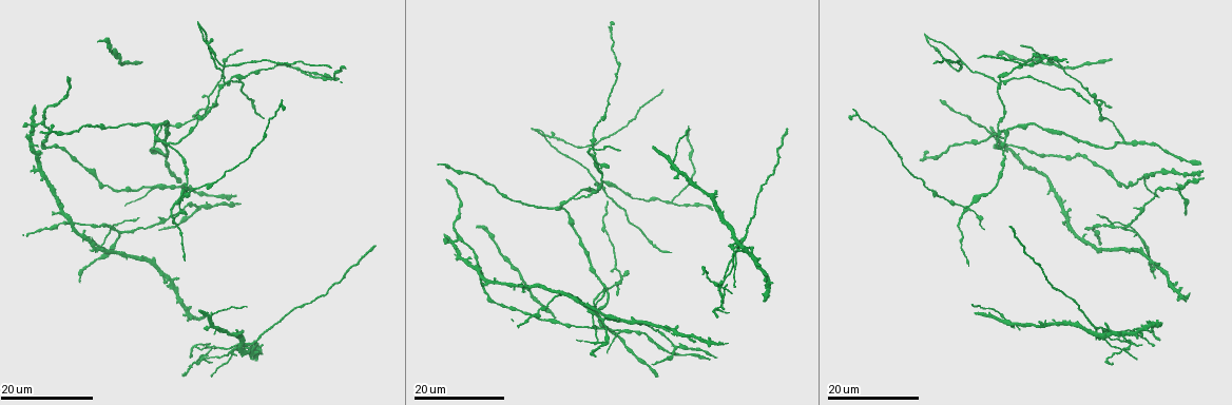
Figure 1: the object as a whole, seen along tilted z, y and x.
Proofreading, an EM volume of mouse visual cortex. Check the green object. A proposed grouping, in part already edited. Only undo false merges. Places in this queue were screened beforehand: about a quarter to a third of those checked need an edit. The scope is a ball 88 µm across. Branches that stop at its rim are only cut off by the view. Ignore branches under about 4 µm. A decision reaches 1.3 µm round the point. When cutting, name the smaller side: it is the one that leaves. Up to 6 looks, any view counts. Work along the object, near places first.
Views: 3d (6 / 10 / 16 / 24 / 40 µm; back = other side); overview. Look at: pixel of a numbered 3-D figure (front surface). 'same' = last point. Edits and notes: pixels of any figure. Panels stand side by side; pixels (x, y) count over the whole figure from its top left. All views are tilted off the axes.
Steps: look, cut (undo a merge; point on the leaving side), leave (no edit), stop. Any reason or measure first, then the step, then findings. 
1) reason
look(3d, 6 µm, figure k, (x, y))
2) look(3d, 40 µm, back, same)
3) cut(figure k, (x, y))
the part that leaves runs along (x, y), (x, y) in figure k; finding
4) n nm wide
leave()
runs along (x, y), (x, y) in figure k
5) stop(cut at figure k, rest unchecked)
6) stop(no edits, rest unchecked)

looks like a crossing
look(3d, 16 µm, figure 1, (966, 207))

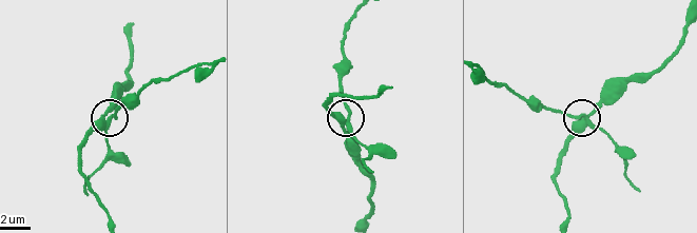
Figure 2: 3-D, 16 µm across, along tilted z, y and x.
zoom in
look(3d, 10 µm, figure 2, (103, 118))

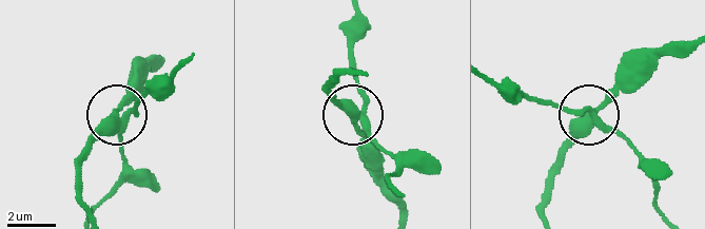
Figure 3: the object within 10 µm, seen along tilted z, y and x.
side arm 16 µm; 4 arms
cut(figure 3, (357, 87))
two neurons meet here

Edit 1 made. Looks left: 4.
redraw
look(overview)

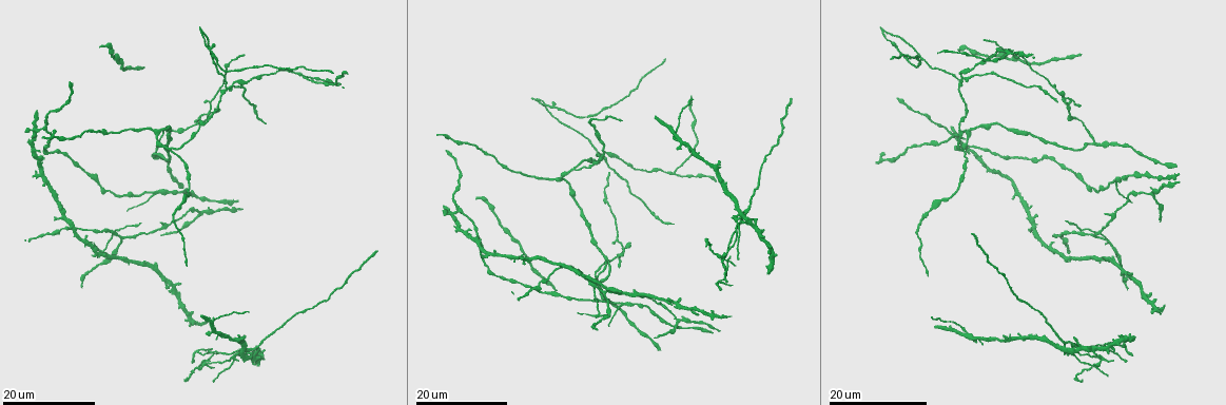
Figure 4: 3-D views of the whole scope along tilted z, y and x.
three arms meet
look(3d, 24 µm, figure 4, (575, 167))

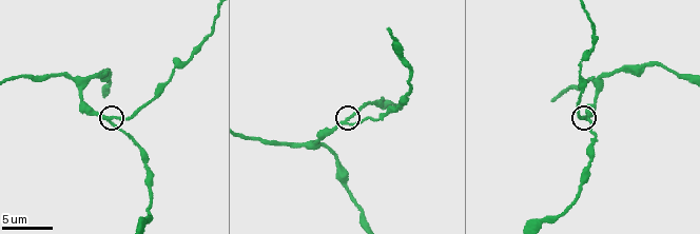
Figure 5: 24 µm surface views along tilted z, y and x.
look(3d, 6 µm, figure 5, (111, 118))

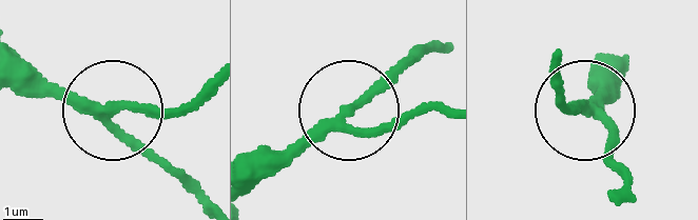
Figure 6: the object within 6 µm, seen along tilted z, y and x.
side arm 36 µm
leave()
runs along (251, 187), (333, 118), (393, 126), (446, 107) in figure 6; all the same neuron

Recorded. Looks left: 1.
stop(cut at figure 3, rest unchecked)

